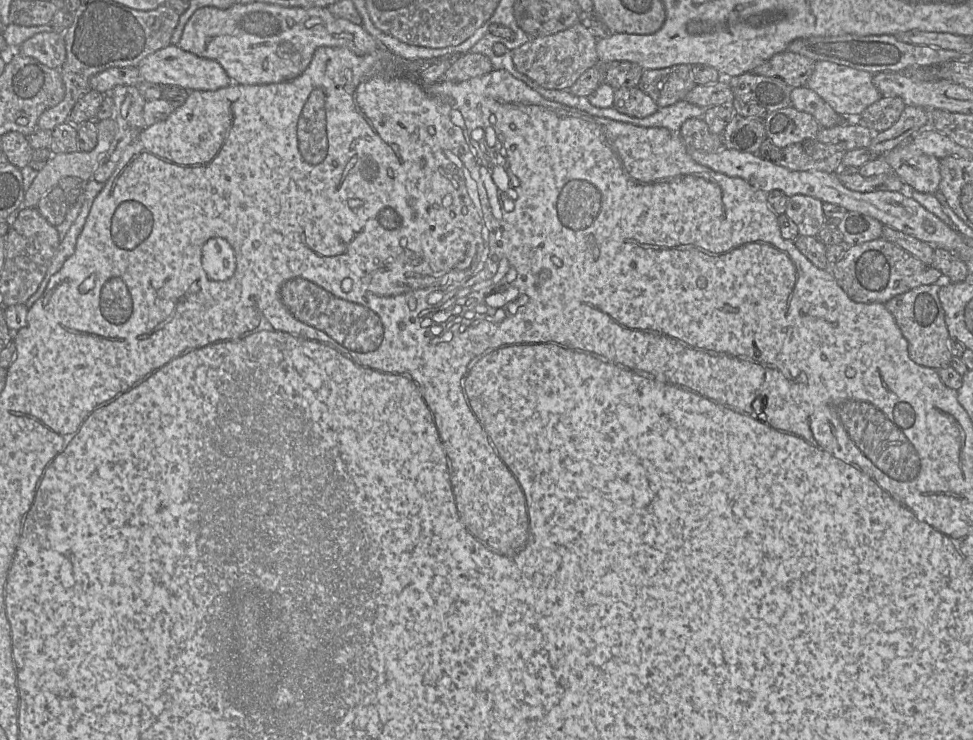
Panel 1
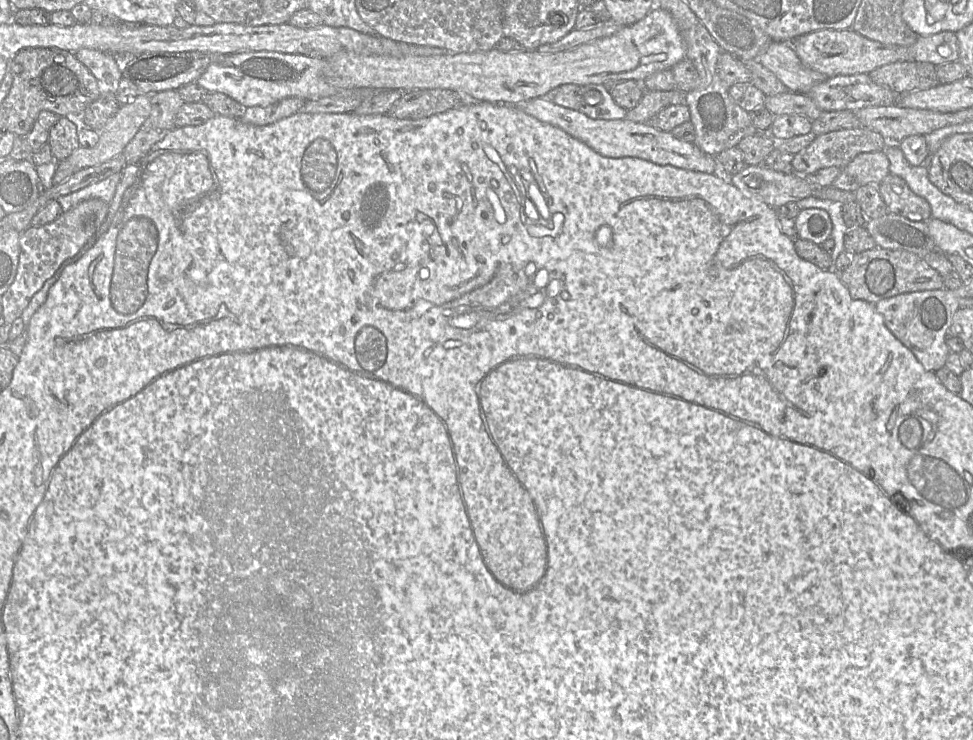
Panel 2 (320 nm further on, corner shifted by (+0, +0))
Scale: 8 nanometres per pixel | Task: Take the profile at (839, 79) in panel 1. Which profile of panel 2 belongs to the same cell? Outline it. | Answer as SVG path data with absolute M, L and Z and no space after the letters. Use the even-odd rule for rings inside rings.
M772 41L757 58L790 92L807 94L825 75L804 66L791 43Z

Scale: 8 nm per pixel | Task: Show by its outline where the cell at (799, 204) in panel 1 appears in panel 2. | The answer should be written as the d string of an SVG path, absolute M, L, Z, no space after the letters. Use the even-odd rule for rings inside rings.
M820 208L801 209L795 220L797 235L816 244L824 242L832 232L830 215Z

